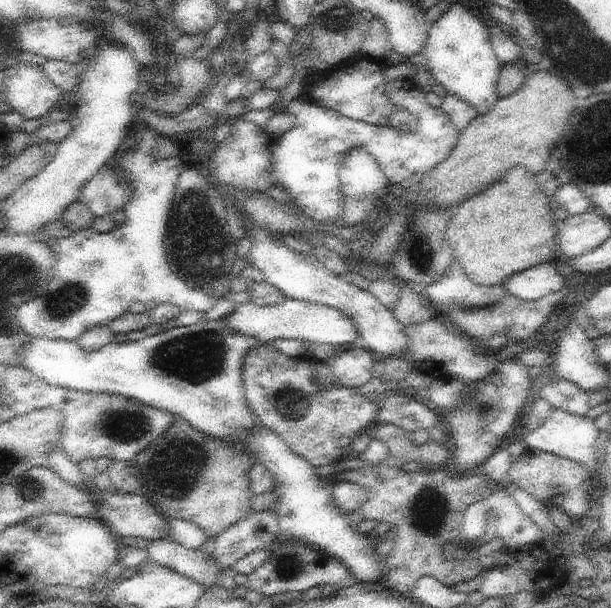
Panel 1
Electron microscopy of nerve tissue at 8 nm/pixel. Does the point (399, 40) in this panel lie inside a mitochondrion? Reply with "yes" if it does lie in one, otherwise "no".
no

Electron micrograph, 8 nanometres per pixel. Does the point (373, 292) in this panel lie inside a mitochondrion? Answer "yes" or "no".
no

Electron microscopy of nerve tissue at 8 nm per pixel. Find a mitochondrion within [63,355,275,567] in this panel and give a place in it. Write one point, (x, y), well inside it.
(179, 469)

